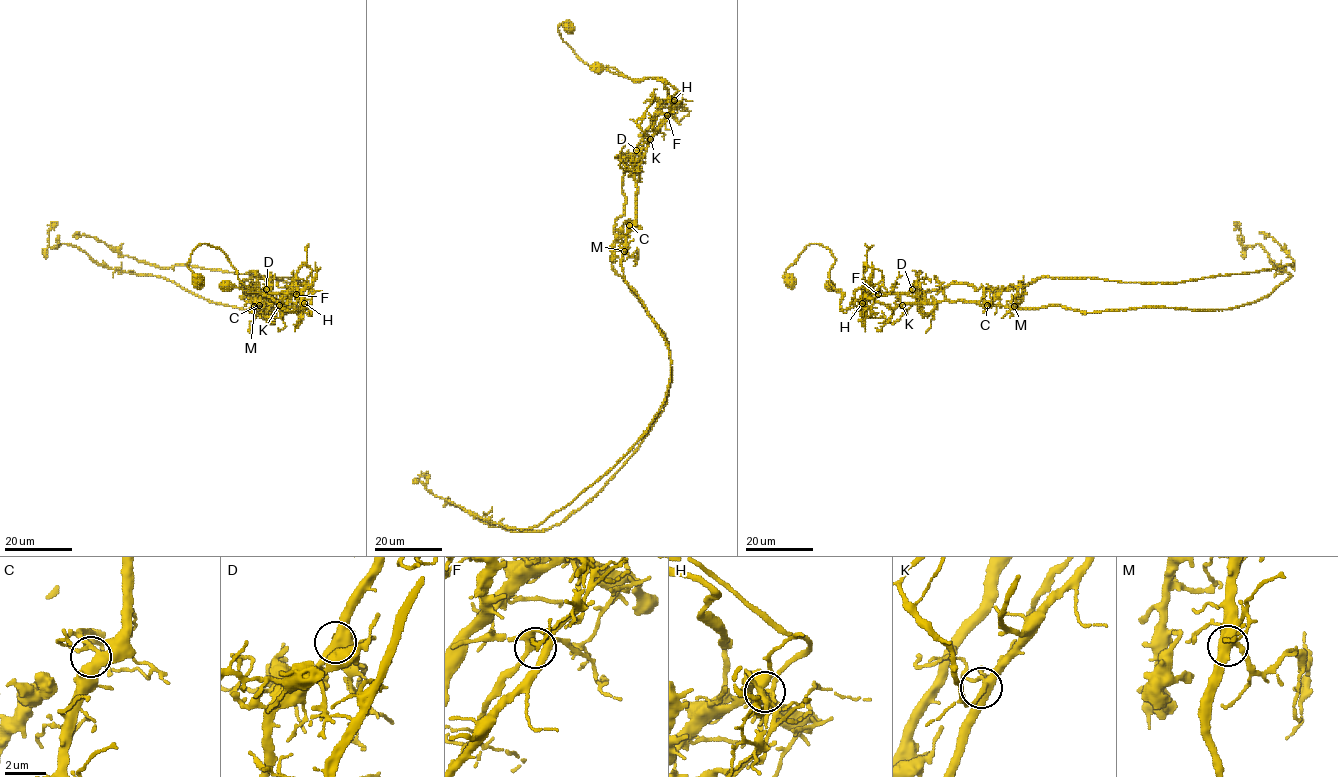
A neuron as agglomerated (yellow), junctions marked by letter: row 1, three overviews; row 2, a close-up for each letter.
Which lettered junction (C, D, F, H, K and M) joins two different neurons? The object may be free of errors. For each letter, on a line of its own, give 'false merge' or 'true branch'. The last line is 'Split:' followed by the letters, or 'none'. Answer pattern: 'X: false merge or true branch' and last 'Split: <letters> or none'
C: true branch
D: true branch
F: true branch
H: false merge
K: true branch
M: true branch
Split: H

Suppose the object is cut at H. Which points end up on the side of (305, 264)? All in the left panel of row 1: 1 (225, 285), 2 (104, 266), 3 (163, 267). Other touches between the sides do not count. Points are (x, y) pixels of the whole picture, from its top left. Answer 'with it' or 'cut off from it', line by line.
1: cut off from it
2: cut off from it
3: with it

